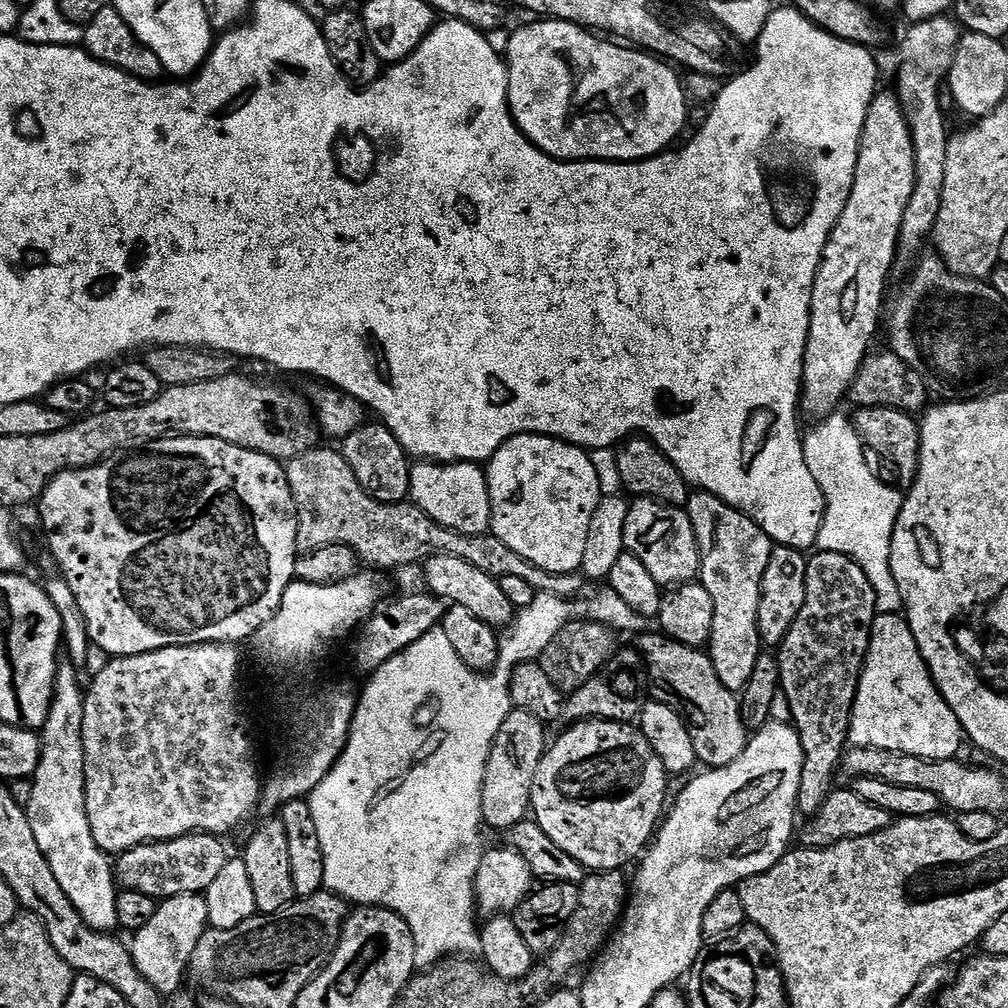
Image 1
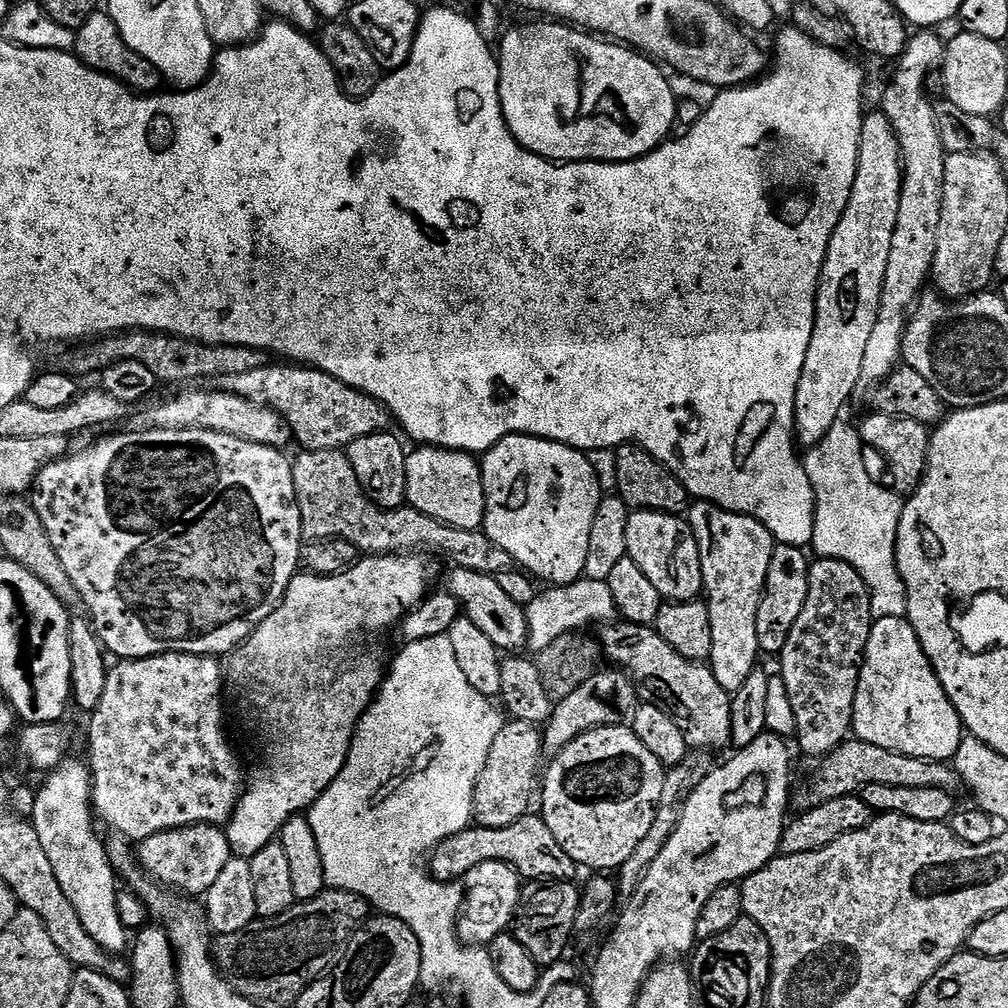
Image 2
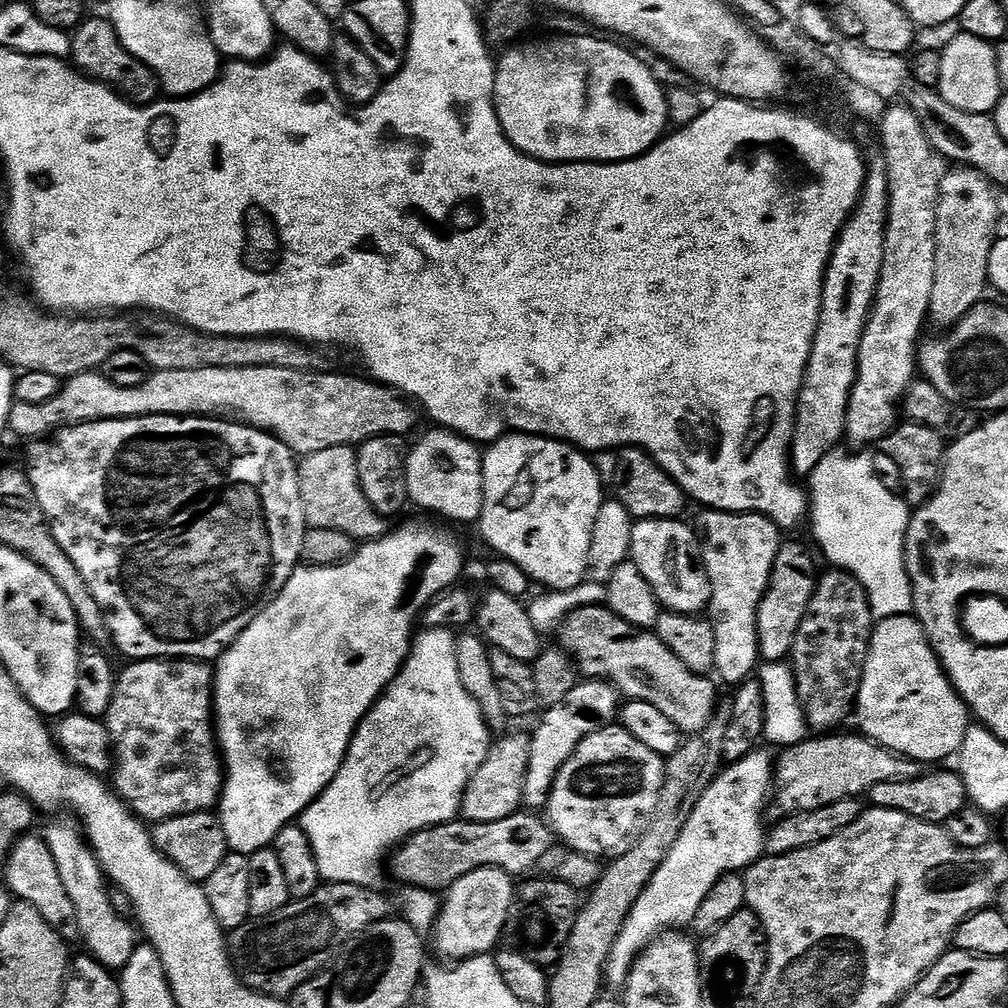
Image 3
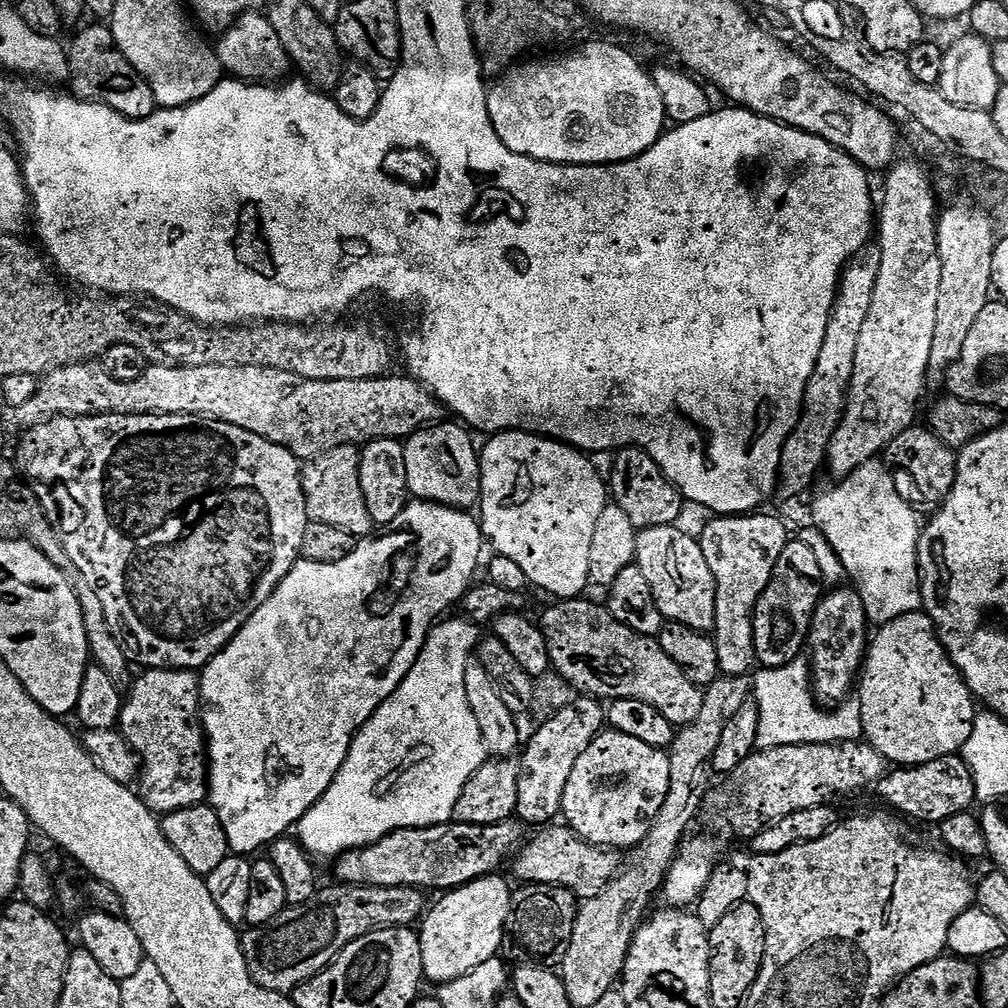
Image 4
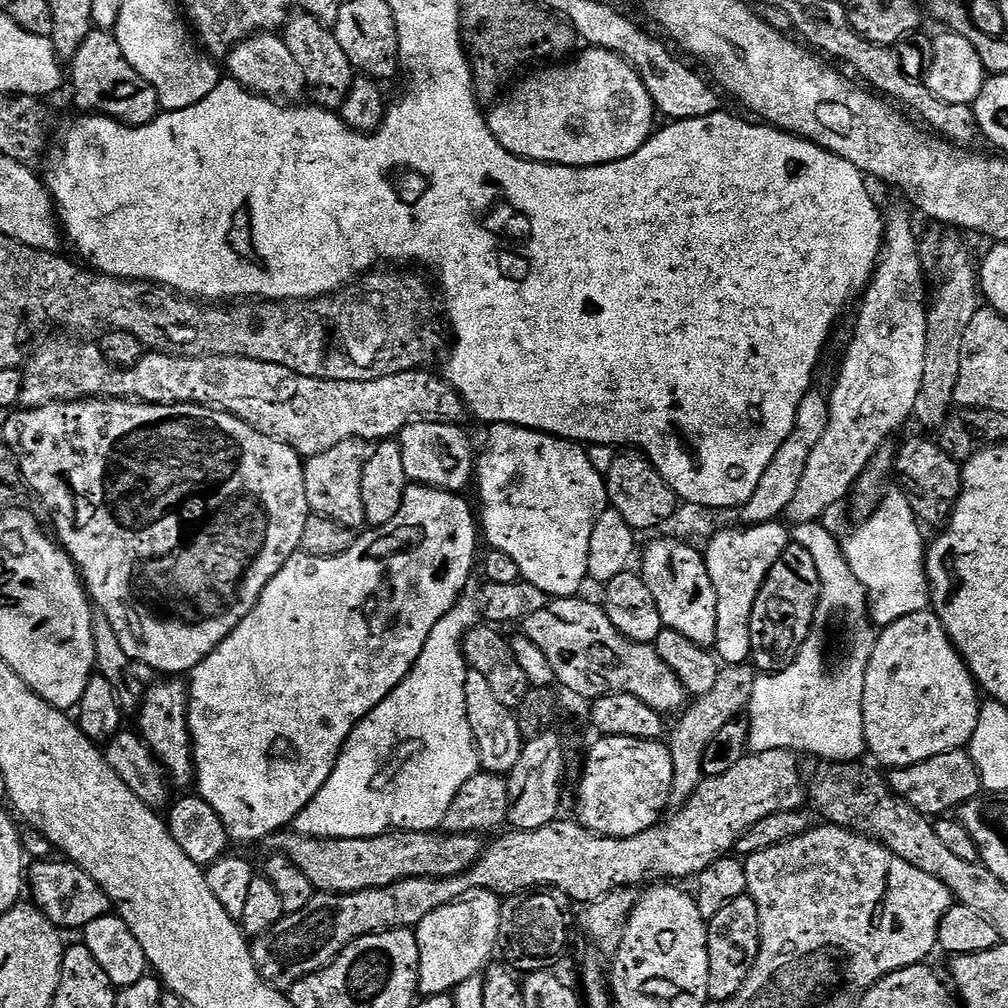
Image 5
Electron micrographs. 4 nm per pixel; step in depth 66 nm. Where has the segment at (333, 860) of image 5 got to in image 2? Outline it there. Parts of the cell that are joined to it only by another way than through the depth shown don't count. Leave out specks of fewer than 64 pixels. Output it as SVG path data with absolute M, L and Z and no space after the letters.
M529 814L518 818L510 826L501 828L482 828L470 826L441 844L436 845L430 853L430 875L441 882L456 882L467 876L474 866L482 866L482 862L506 862L516 869L525 881L567 880L578 872L578 866L562 846L550 834L550 826L546 826L543 816Z

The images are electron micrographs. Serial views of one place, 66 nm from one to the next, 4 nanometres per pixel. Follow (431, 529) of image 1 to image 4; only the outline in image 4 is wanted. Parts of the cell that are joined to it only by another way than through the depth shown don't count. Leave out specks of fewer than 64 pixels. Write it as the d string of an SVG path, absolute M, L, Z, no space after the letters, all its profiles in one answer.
M354 444L338 446L318 454L314 459L303 465L300 481L304 487L306 510L311 522L326 522L326 526L338 526L338 530L346 530L346 534L364 538L373 531L374 525L370 518L370 510L366 510L366 498L362 498L360 485L360 453L361 449Z

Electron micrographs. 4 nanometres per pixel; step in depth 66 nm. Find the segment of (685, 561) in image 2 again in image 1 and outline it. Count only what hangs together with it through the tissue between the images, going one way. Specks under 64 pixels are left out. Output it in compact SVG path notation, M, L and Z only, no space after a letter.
M633 499L626 514L624 547L650 570L654 582L661 586L691 584L700 575L700 547L684 508L662 504L658 500Z

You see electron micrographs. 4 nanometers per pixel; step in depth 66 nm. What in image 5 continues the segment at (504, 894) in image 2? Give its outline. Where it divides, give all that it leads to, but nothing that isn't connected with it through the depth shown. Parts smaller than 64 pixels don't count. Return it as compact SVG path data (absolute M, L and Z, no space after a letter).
M473 892L463 900L456 900L453 904L434 910L434 914L426 914L426 918L422 918L422 922L416 925L414 931L420 951L421 997L451 993L462 982L483 973L493 959L492 951L495 953L498 948L501 903L501 897L495 896L493 892Z

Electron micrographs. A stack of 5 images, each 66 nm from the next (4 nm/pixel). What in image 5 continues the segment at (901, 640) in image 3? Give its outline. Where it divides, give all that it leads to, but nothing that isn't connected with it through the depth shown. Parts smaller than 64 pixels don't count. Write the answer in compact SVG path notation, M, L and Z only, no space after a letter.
M936 613L906 614L877 635L862 699L867 751L889 769L905 768L972 741L982 692Z

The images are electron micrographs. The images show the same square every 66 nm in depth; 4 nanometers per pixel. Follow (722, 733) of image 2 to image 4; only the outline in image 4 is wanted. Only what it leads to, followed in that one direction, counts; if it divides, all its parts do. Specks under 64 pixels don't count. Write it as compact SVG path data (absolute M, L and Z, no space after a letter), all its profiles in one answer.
M585 598L575 600L562 600L553 603L553 608L548 608L544 612L544 617L538 620L541 631L544 632L546 640L546 650L548 651L549 665L577 693L588 698L599 698L604 702L614 700L637 700L646 702L662 714L674 726L692 724L702 711L704 701L704 689L692 684L686 674L682 674L682 666L662 650L659 639L654 636L643 636L630 626L622 626L618 618L614 618L608 613L607 607L603 603L591 604Z

